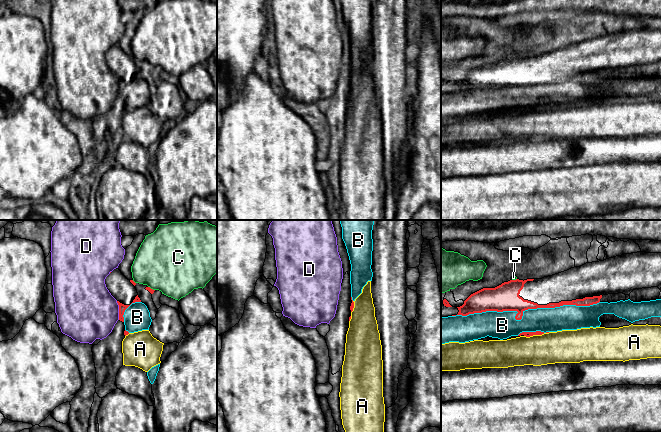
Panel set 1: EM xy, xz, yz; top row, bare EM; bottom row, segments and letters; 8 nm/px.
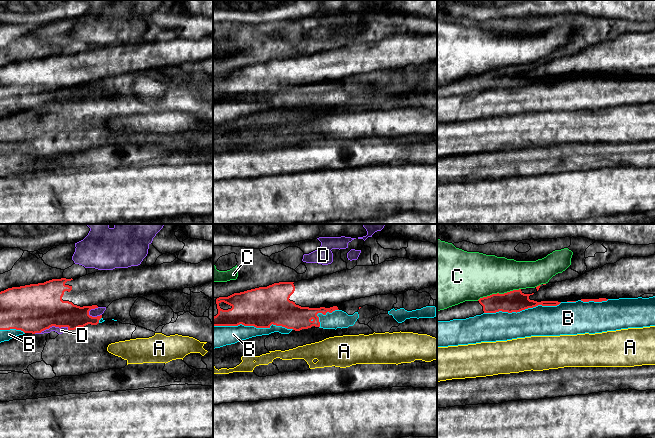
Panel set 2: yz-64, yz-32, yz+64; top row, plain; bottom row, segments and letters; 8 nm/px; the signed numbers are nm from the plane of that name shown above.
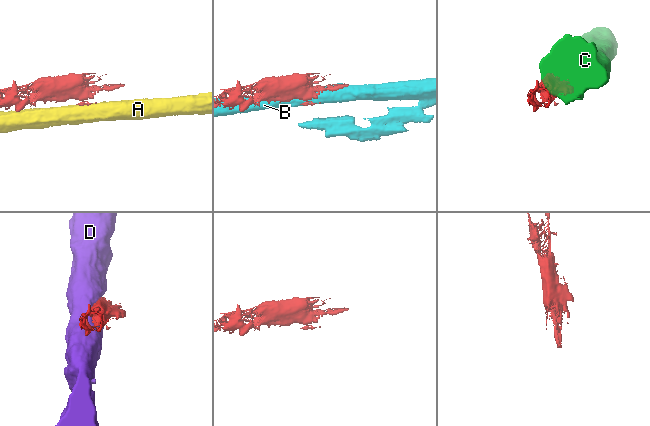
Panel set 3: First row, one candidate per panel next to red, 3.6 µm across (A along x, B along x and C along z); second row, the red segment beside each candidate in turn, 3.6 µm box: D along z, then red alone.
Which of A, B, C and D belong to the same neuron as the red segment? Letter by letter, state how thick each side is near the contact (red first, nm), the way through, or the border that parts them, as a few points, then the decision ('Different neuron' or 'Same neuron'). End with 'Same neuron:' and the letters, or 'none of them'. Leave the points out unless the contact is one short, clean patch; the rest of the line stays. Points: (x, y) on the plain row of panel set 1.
A: Thickness 50 nm (red) against 260 nm. Boundary: yz (544, 109), (524, 112). Different neuron
B: Thickness 220 nm (red) against 220 nm. Different neuron
C: Thickness 40 nm (red) against 480 nm. Different neuron
D: Thickness 60 nm (red) against 460 nm. Different neuron
Same neuron: none of them

